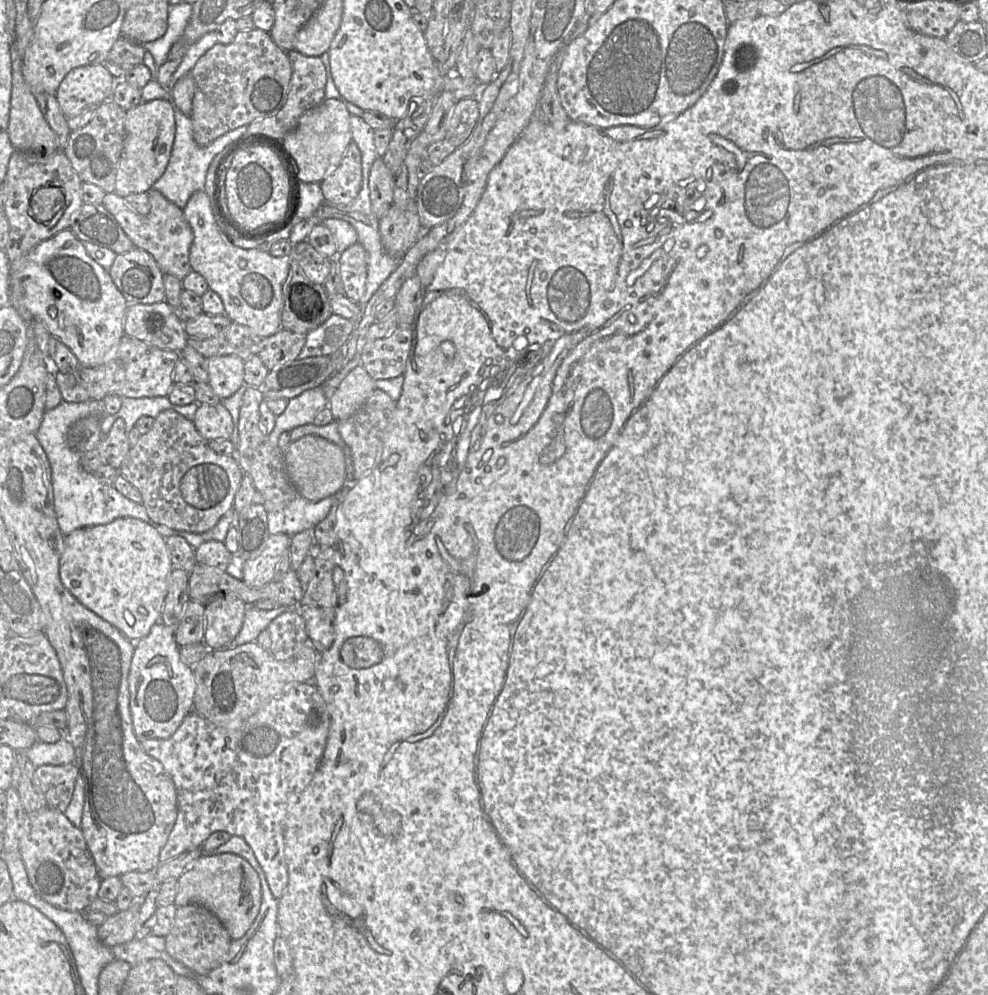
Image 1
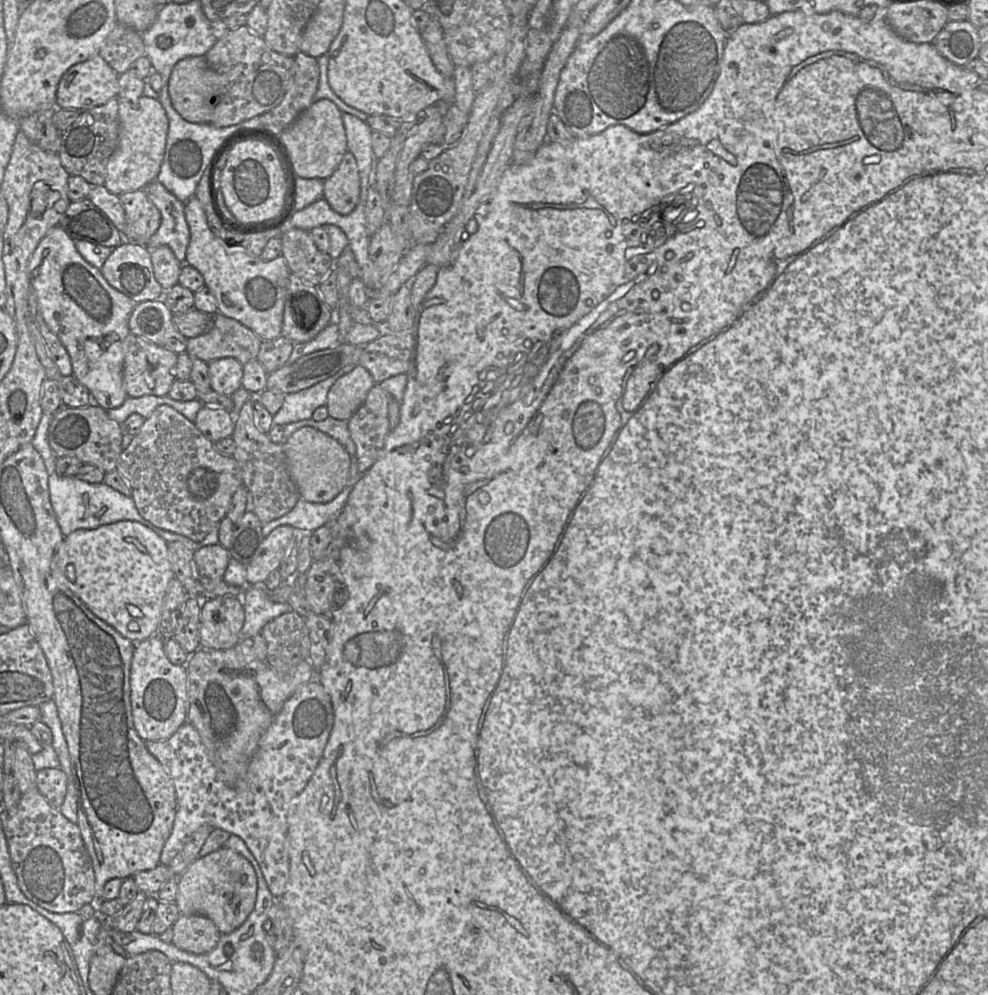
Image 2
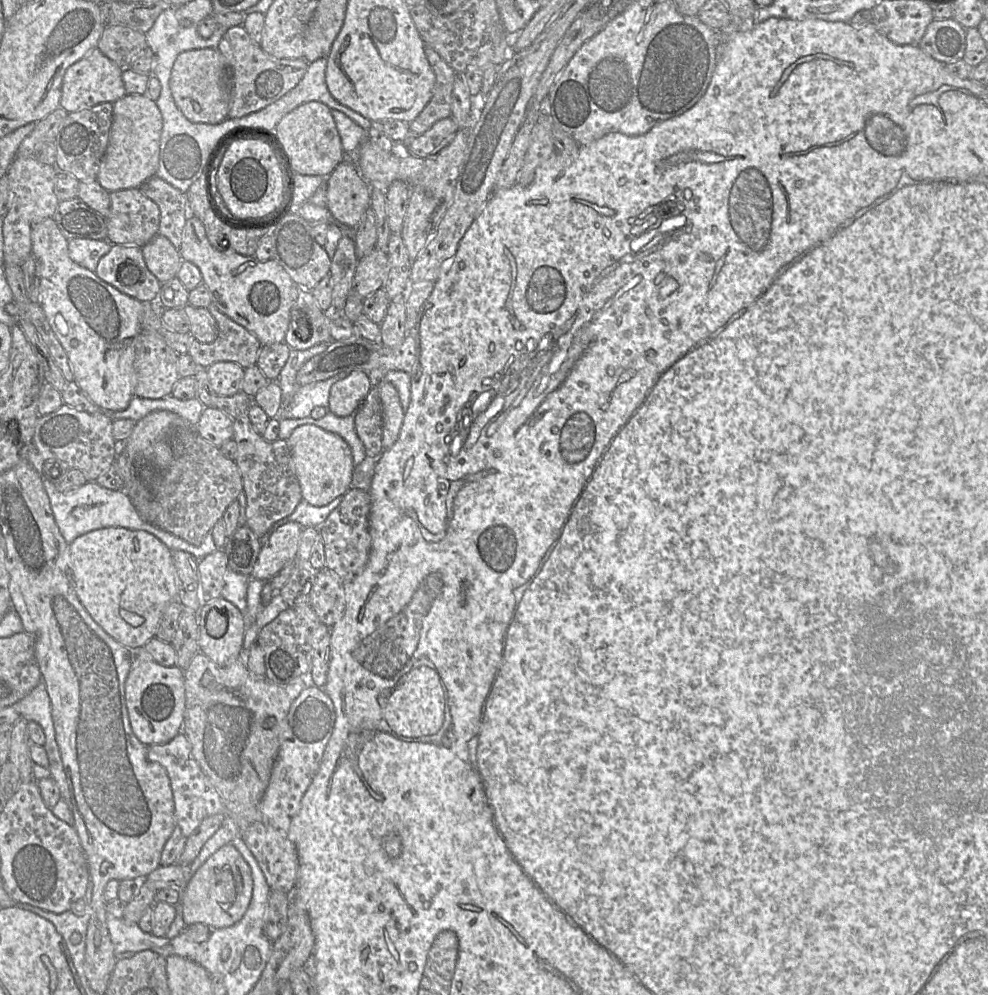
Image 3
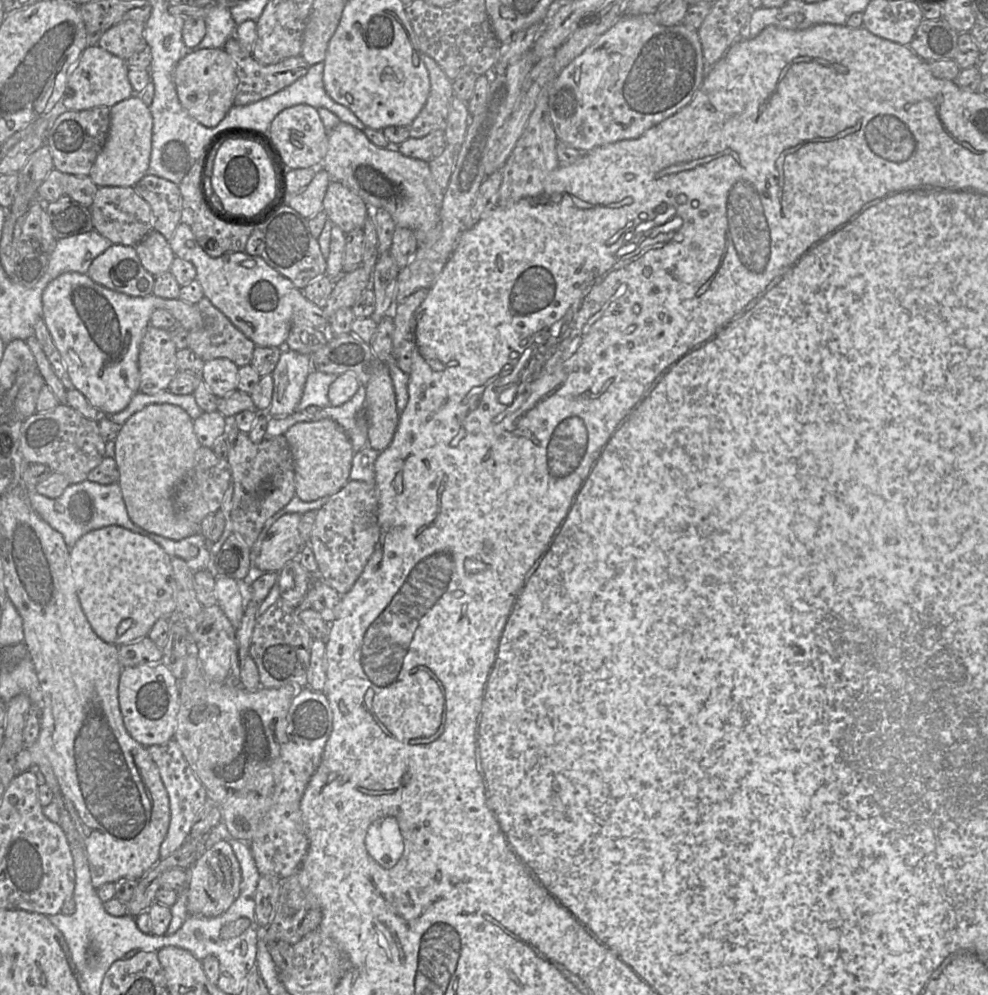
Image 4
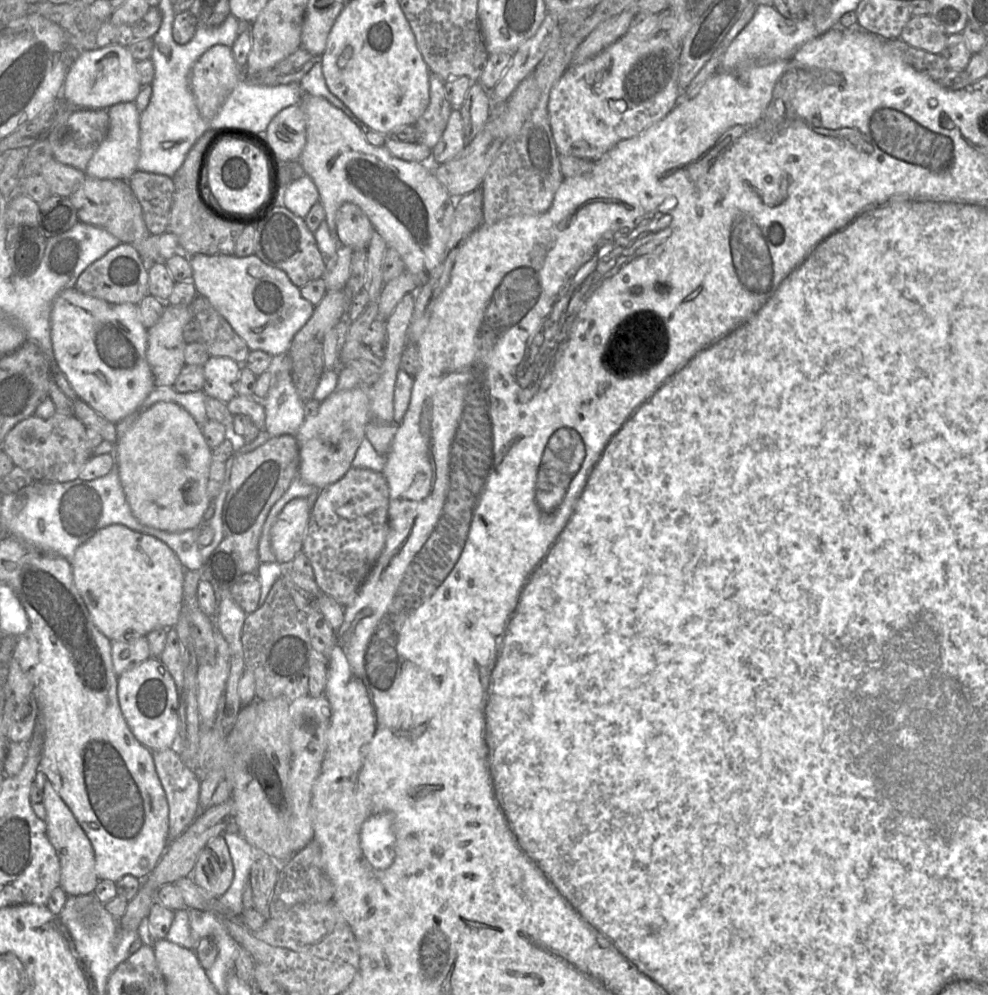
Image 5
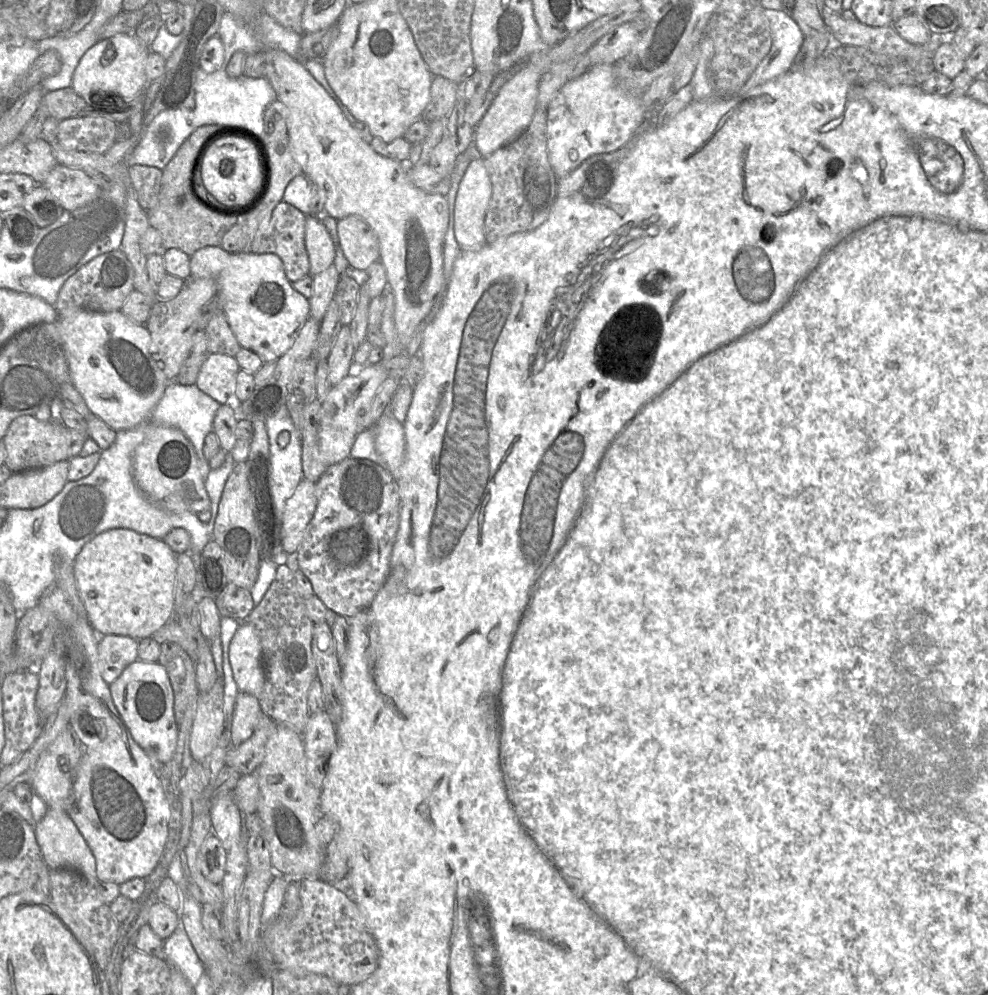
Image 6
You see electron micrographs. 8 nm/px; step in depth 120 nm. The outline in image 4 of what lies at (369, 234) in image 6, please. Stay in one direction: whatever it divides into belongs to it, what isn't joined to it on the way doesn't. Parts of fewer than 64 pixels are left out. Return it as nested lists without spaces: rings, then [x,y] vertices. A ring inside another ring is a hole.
[[[330,182],[323,200],[323,211],[345,234],[363,229],[369,209],[366,202],[348,187],[340,182]]]

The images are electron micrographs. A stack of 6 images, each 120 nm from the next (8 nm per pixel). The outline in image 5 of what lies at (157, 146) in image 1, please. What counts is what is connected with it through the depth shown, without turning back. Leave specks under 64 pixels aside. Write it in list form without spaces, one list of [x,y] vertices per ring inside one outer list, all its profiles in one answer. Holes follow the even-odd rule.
[[[134,102],[118,103],[107,109],[109,127],[105,139],[89,161],[85,174],[103,180],[128,181],[137,171],[140,144],[140,115]]]

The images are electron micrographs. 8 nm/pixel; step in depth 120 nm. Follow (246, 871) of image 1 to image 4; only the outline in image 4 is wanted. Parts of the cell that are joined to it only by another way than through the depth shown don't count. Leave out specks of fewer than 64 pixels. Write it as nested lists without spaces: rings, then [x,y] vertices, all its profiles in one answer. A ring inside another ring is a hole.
[[[228,840],[215,843],[195,861],[189,871],[187,911],[189,915],[217,917],[228,910],[240,893],[241,870]]]

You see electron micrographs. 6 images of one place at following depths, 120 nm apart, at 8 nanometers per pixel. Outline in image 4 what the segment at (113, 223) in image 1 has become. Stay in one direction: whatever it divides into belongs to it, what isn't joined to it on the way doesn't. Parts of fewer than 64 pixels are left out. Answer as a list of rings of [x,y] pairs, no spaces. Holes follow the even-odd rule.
[[[64,195],[55,202],[42,202],[49,216],[56,239],[62,239],[94,230],[89,208]]]

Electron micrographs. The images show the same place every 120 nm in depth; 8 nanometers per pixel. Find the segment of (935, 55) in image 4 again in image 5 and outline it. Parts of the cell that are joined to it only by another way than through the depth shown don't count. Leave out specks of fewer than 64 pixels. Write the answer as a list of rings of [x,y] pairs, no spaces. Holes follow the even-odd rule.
[[[929,15],[912,16],[900,35],[908,45],[934,54],[943,52],[947,37]]]

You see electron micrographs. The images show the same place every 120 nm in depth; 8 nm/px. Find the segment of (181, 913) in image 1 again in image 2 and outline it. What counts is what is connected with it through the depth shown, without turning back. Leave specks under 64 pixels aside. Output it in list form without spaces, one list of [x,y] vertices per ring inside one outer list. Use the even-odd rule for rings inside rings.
[[[180,914],[172,928],[174,934],[171,943],[181,950],[197,955],[211,952],[221,936],[214,922],[200,914]]]

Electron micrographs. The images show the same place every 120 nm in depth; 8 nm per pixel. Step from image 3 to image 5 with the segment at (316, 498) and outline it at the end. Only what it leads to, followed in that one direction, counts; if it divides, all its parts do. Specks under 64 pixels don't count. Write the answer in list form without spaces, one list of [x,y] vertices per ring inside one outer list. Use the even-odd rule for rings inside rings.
[[[366,386],[331,393],[320,403],[316,415],[305,418],[295,435],[299,450],[298,476],[319,489],[340,480],[352,467],[370,421],[370,398]]]

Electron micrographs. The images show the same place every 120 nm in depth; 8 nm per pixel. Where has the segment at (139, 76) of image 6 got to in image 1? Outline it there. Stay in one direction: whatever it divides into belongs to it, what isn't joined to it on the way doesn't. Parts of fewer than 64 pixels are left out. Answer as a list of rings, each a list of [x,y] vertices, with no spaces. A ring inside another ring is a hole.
[[[104,63],[77,67],[60,83],[56,99],[63,114],[70,118],[89,105],[111,99],[116,82]]]

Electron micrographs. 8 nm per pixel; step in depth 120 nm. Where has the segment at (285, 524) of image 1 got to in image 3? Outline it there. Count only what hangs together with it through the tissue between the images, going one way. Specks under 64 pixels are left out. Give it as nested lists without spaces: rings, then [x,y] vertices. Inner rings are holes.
[[[338,496],[325,506],[313,506],[302,499],[291,515],[274,523],[264,535],[259,537],[260,542],[266,543],[270,535],[277,528],[286,524],[287,522],[296,522],[304,528],[319,528],[325,522],[329,514],[338,507],[342,501],[342,498],[343,496]]]

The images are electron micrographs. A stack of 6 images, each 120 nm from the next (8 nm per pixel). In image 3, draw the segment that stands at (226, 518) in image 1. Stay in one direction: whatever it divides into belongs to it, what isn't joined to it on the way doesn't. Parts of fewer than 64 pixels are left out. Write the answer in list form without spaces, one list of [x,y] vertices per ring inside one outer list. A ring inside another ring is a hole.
[[[34,445],[30,447],[28,461],[32,464],[36,472],[42,477],[44,488],[50,499],[50,505],[56,524],[60,530],[61,535],[68,544],[72,543],[77,537],[93,530],[106,527],[123,527],[130,530],[144,530],[158,538],[169,548],[170,551],[182,550],[188,552],[193,555],[197,561],[213,553],[217,549],[211,532],[205,536],[204,540],[199,546],[194,546],[185,540],[169,532],[161,530],[151,523],[143,520],[124,490],[110,490],[100,486],[95,481],[90,481],[68,492],[59,492],[55,484],[43,477],[42,468],[45,460]]]

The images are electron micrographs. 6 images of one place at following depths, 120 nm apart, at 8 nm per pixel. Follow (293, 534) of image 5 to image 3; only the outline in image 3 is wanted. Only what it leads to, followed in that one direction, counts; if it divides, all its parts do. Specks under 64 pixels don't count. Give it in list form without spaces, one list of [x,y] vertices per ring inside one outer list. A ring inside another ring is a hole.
[[[287,522],[277,528],[261,547],[250,578],[270,581],[288,563],[296,562],[303,528],[296,522]]]

